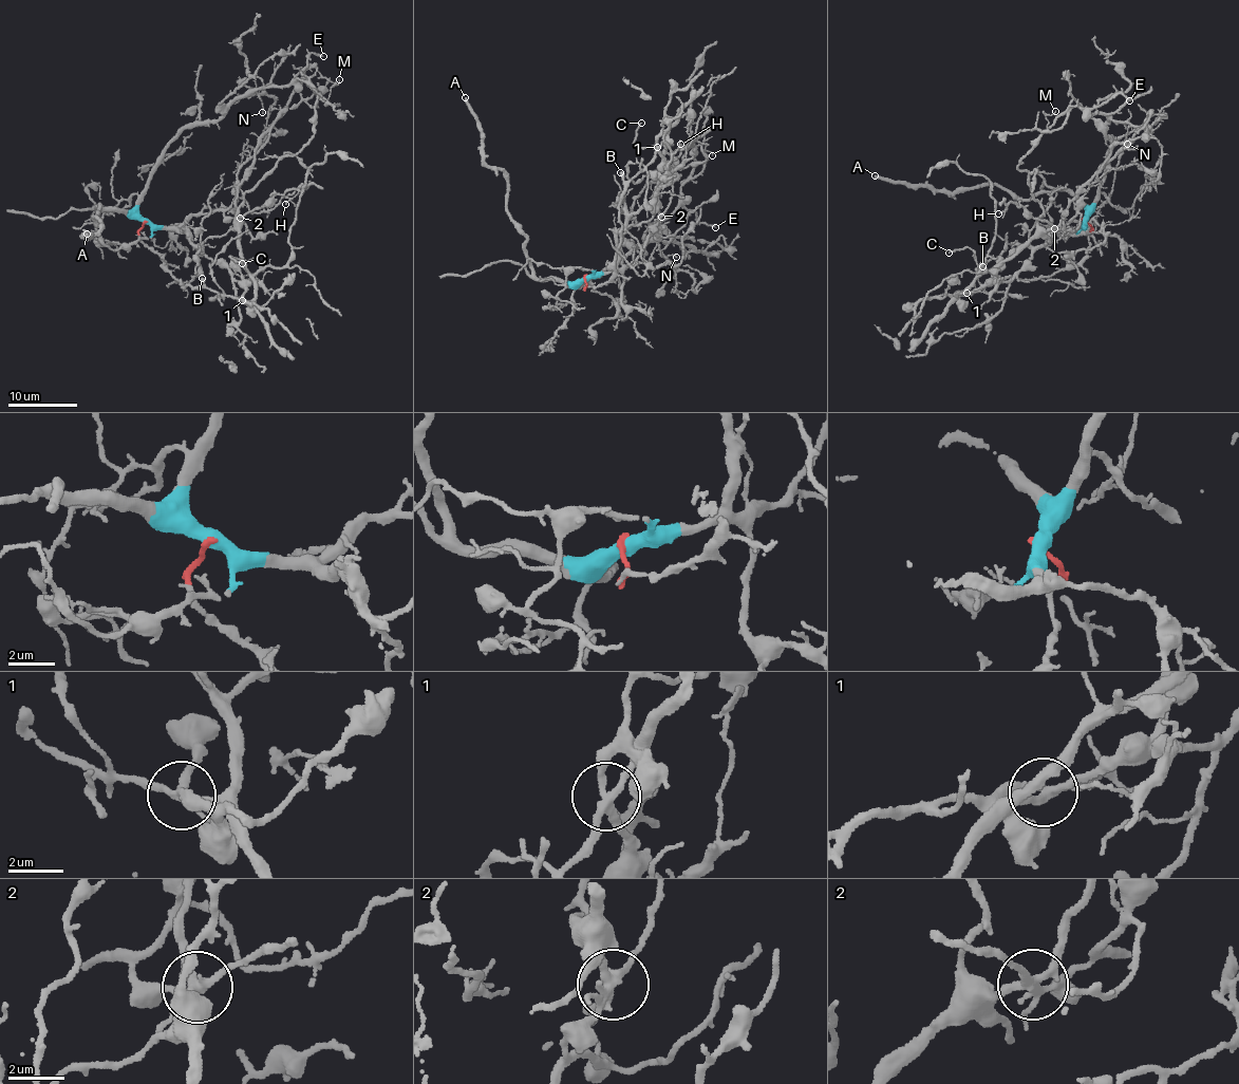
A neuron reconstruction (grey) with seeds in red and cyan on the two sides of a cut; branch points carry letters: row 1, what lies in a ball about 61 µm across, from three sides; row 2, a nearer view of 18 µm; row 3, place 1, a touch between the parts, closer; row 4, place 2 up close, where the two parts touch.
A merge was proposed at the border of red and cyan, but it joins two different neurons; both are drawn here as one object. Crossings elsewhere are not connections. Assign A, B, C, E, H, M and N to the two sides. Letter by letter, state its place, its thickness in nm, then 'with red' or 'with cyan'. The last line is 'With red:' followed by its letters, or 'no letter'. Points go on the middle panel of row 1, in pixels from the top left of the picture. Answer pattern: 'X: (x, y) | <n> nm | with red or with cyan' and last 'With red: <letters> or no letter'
A: (465, 97) | 320 nm | with cyan
B: (620, 172) | 400 nm | with red
C: (641, 123) | 160 nm | with red
E: (715, 227) | 200 nm | with cyan
H: (680, 144) | 120 nm | with cyan
M: (712, 155) | 100 nm | with cyan
N: (676, 257) | 130 nm | with cyan
With red: B, C

